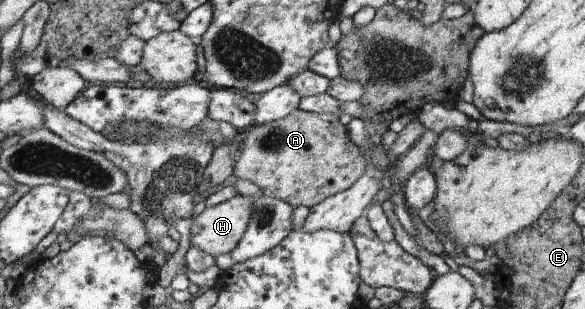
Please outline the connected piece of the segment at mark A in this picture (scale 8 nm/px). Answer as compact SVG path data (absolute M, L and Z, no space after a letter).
M298 108L286 118L255 123L243 133L241 155L234 166L235 176L255 183L263 192L262 196L285 200L295 208L314 208L326 198L352 188L368 170L368 158L350 140L348 128L340 124L338 118L338 114L313 113Z

